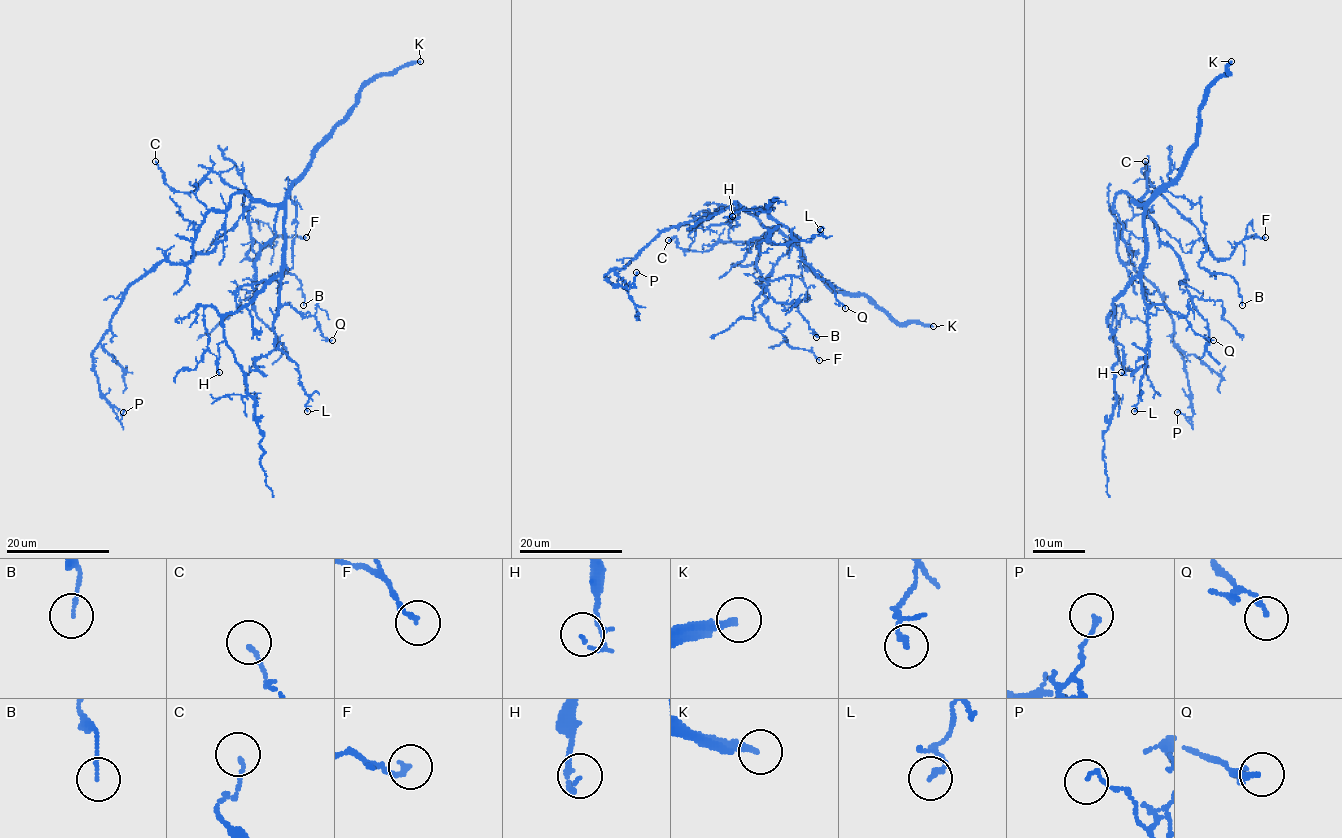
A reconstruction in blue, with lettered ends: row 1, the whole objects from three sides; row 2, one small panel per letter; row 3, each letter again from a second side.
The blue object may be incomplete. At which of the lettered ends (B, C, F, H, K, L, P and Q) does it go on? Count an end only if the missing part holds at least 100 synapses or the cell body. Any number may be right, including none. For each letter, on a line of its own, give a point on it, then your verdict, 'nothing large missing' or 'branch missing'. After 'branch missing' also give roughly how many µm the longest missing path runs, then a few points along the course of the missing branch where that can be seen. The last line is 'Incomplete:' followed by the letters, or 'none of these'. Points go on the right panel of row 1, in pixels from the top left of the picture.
B: (1242, 305) | nothing large missing
C: (1145, 161) | nothing large missing
F: (1265, 237) | nothing large missing
H: (1121, 372) | nothing large missing
K: (1231, 61) | branch missing | 140 µm
L: (1134, 411) | nothing large missing
P: (1177, 412) | nothing large missing
Q: (1213, 340) | nothing large missing
Incomplete: K

